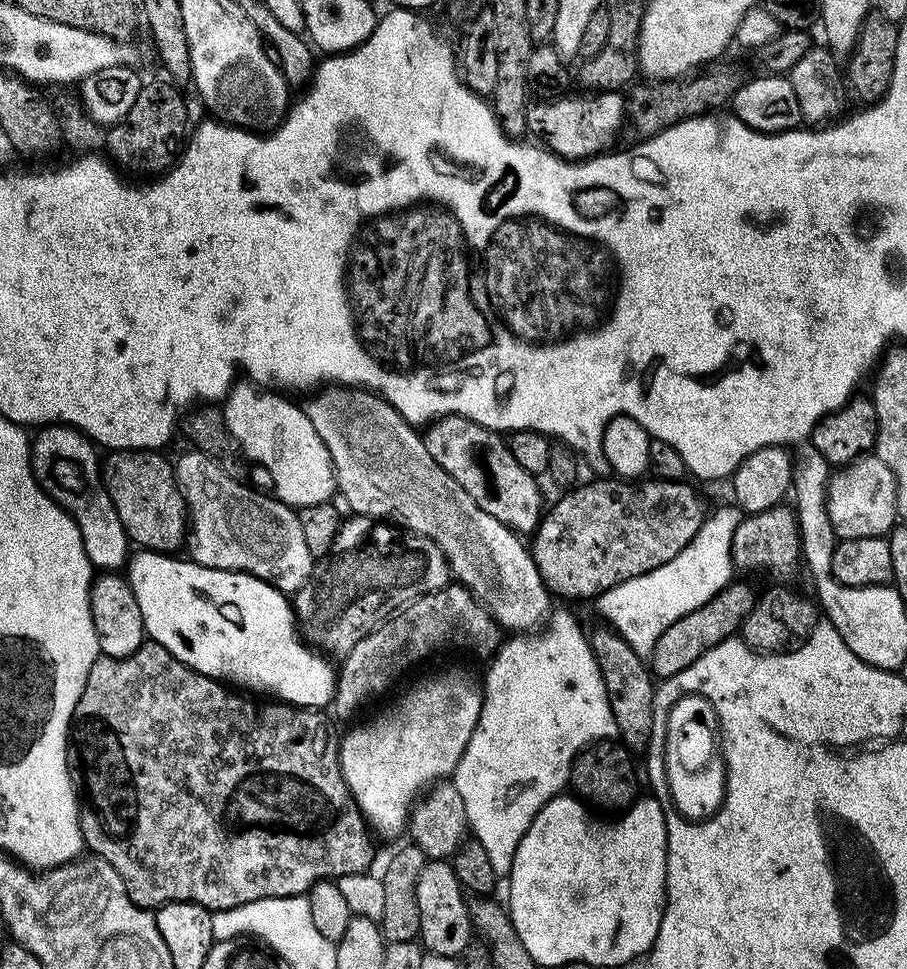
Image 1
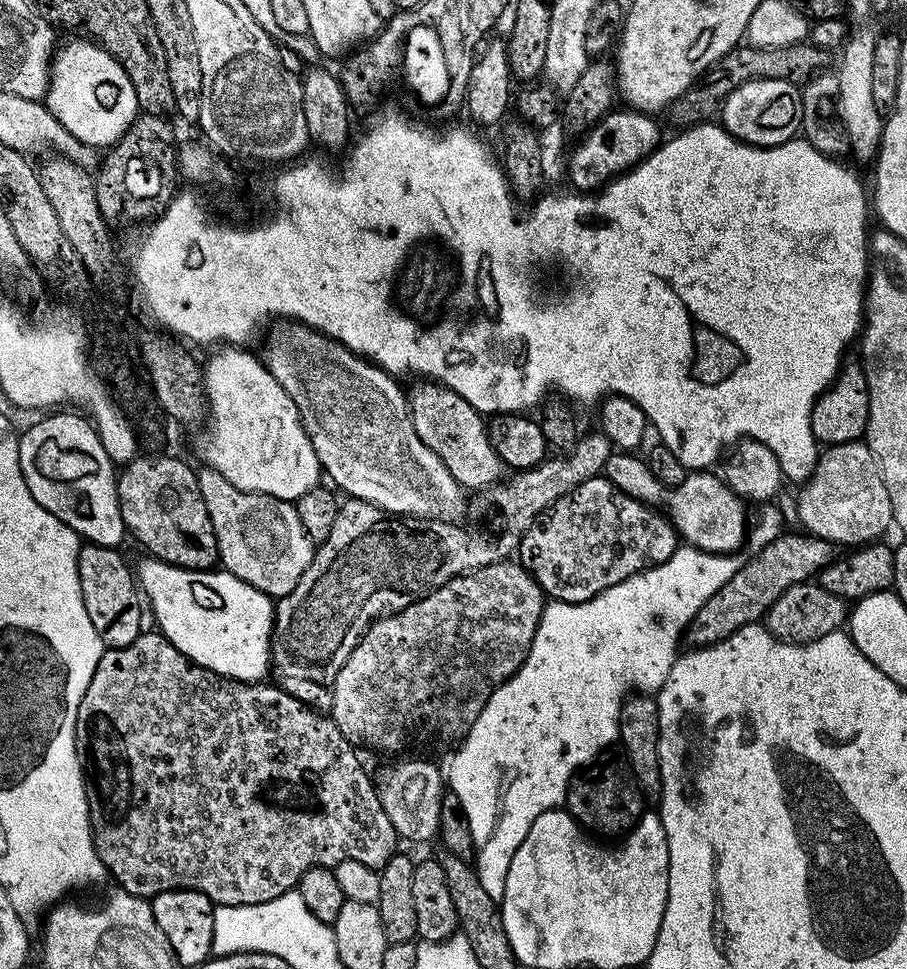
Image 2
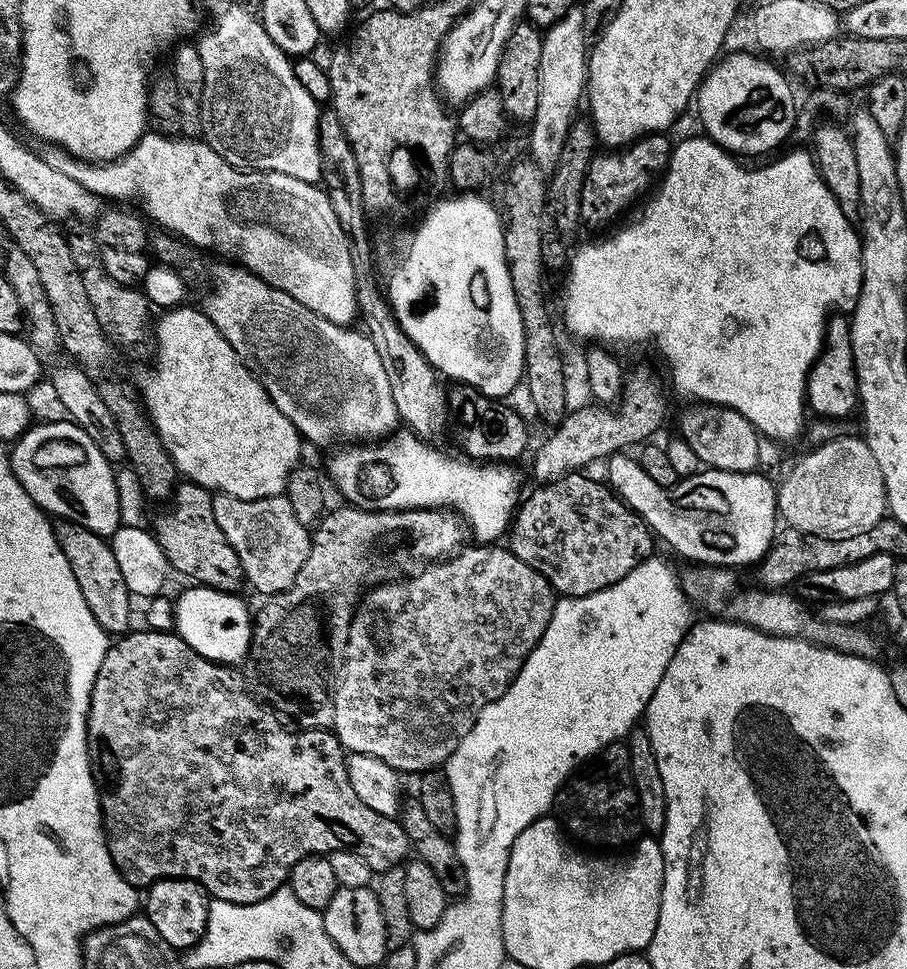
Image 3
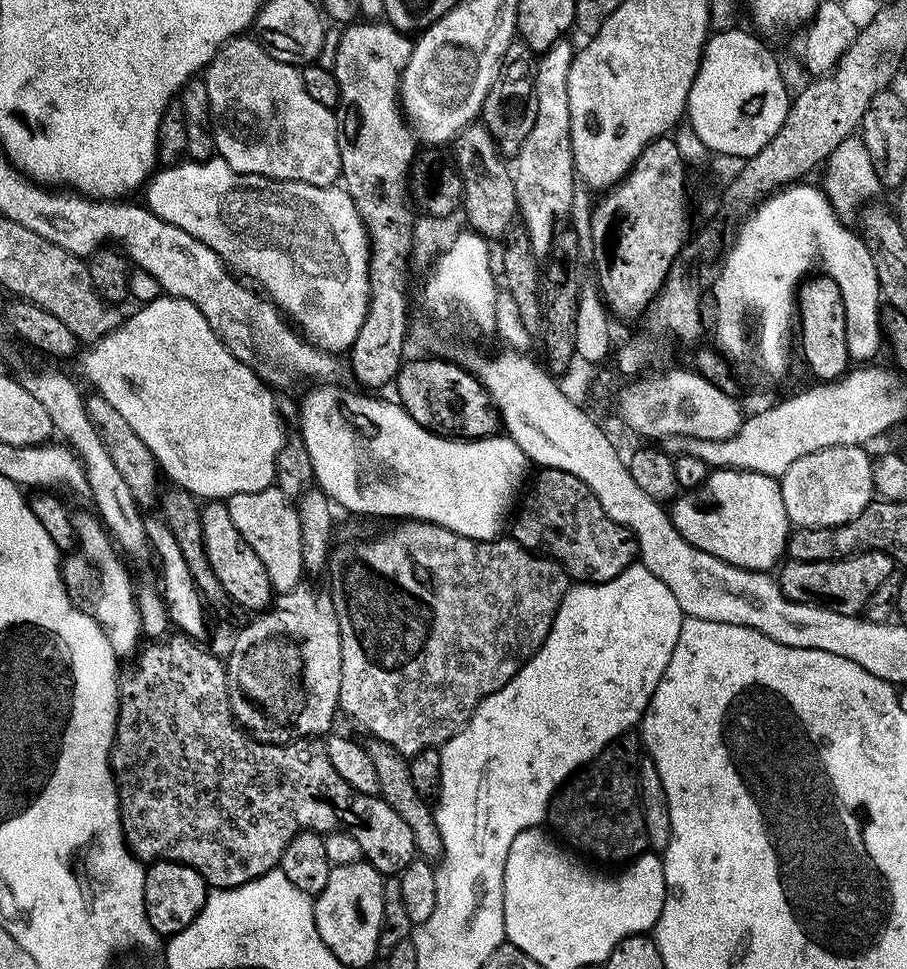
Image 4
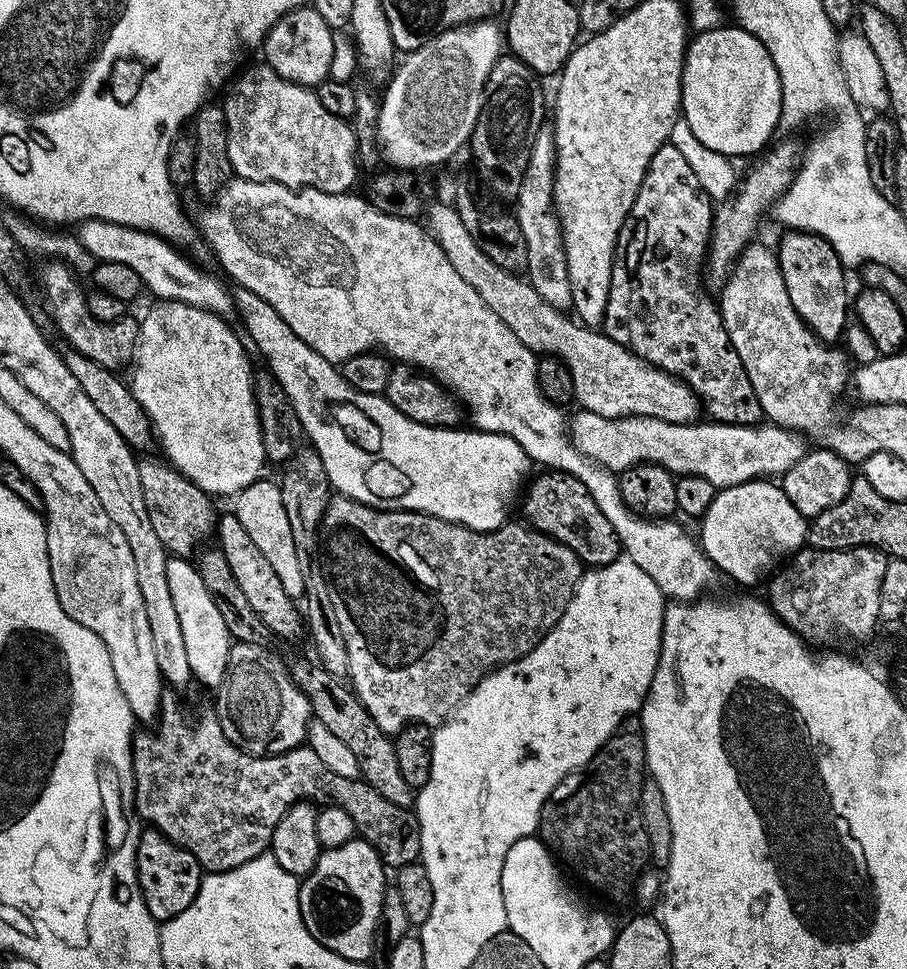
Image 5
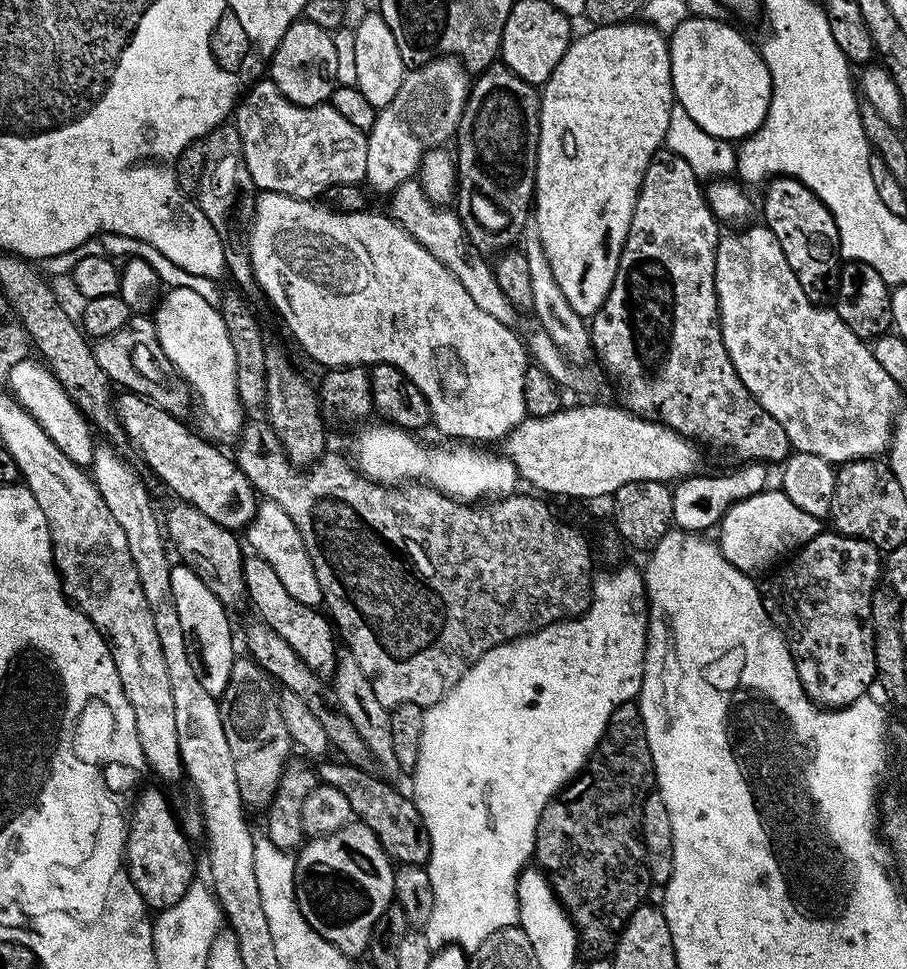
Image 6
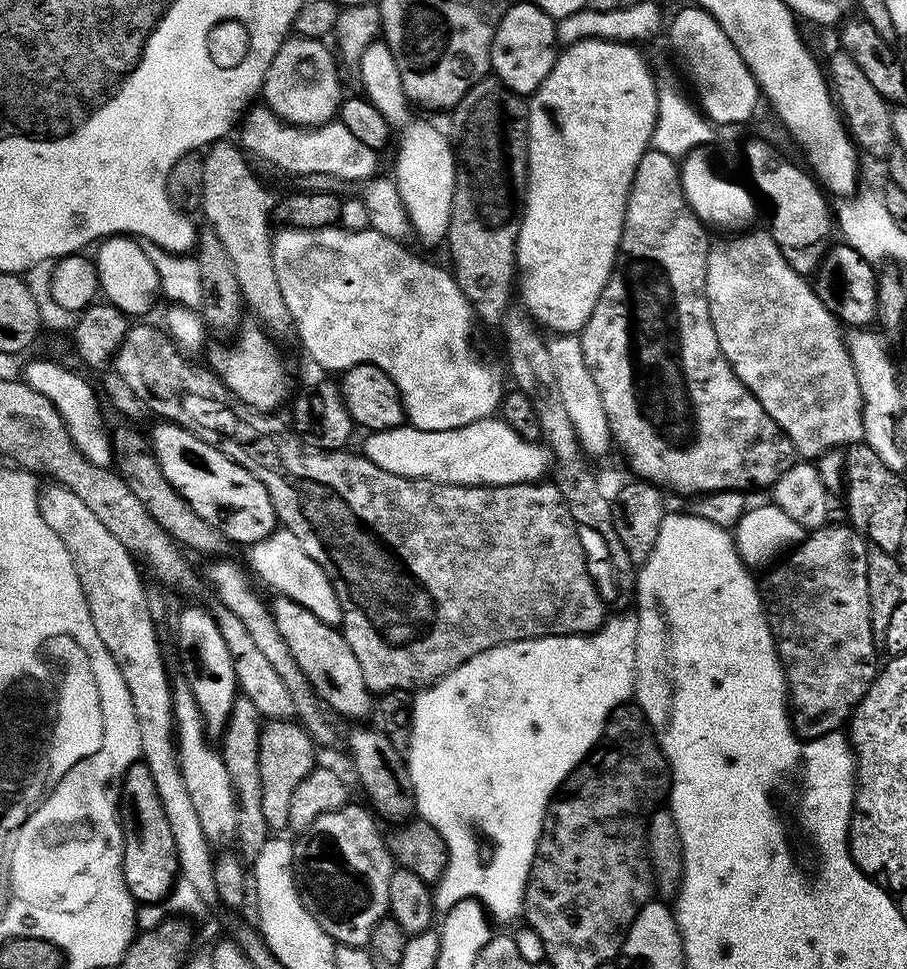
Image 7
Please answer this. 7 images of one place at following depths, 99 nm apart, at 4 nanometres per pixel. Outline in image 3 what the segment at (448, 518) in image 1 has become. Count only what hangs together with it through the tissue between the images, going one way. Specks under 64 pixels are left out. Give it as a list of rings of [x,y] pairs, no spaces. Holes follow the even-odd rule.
[[[235,262],[220,263],[224,264],[216,264],[208,272],[208,297],[205,298],[204,304],[202,303],[202,311],[208,315],[210,322],[214,322],[214,326],[218,326],[222,338],[226,338],[226,342],[230,342],[234,354],[238,354],[240,361],[256,375],[257,382],[263,386],[266,394],[270,394],[274,406],[278,406],[278,410],[282,410],[282,414],[286,414],[288,421],[296,427],[296,431],[300,433],[307,443],[308,440],[312,444],[332,444],[336,439],[352,440],[348,442],[376,440],[379,436],[385,435],[384,437],[387,437],[389,434],[397,431],[401,418],[398,410],[395,408],[394,397],[390,390],[390,381],[386,376],[385,367],[382,366],[381,359],[378,358],[377,351],[370,339],[367,338],[366,333],[352,326],[341,326],[330,322],[326,318],[322,318],[322,314],[314,314],[314,310],[302,306],[302,302],[298,302],[298,298],[294,298],[290,294],[270,286],[261,276],[255,276],[254,273],[242,264]]]

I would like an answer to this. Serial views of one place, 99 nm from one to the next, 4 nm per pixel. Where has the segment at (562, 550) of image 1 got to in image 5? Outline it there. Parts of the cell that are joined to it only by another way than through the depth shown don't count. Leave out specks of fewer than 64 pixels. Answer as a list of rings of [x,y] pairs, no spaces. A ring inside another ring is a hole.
[[[555,470],[541,471],[541,476],[536,481],[531,481],[524,500],[524,516],[531,527],[537,532],[552,536],[558,542],[570,546],[574,554],[578,554],[580,563],[585,566],[601,568],[610,562],[614,562],[620,555],[622,549],[620,539],[610,526],[610,518],[598,510],[598,502],[586,490],[586,486],[578,478],[574,478],[569,472],[558,472]]]

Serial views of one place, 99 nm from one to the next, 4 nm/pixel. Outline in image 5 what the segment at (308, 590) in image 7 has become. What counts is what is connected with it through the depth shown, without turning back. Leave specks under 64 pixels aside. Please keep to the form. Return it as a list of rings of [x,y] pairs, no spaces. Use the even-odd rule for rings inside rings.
[[[261,478],[235,493],[236,508],[234,515],[242,522],[242,530],[250,534],[250,539],[258,545],[258,550],[270,562],[282,582],[282,590],[293,598],[304,595],[304,579],[302,569],[298,566],[298,553],[294,550],[294,537],[290,534],[290,518],[286,518],[286,506],[282,506],[280,485],[275,479]]]

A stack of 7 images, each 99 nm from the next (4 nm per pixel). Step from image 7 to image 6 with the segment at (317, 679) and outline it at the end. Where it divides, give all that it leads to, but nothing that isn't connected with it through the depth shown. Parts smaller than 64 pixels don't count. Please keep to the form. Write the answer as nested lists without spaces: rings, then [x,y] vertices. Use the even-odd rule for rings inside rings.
[[[255,554],[244,557],[244,581],[248,590],[248,600],[256,607],[255,615],[264,620],[270,630],[275,630],[281,638],[290,642],[290,647],[314,670],[314,674],[325,678],[331,677],[336,670],[336,657],[338,655],[338,636],[334,631],[334,625],[320,608],[311,608],[291,594],[286,594],[286,586],[282,586],[274,566],[266,562],[266,558]]]

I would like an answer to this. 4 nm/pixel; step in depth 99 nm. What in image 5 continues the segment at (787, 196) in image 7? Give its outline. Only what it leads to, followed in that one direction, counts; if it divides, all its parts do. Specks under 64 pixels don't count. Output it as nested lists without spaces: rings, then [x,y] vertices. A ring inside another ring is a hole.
[[[788,230],[783,234],[785,236],[780,240],[778,257],[782,279],[794,310],[817,338],[827,342],[839,341],[850,324],[850,292],[848,296],[843,262],[838,258],[834,246],[814,232]]]

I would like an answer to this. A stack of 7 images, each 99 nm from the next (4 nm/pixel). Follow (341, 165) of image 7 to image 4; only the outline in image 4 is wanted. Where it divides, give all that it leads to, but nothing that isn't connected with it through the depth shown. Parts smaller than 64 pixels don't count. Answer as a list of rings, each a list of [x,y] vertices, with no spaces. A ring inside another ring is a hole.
[[[241,34],[223,44],[220,53],[208,63],[202,79],[210,94],[209,117],[217,155],[238,173],[274,177],[276,180],[297,180],[323,188],[333,187],[340,180],[340,126],[335,111],[310,98],[302,86],[300,68],[278,62],[266,54],[259,40]]]

